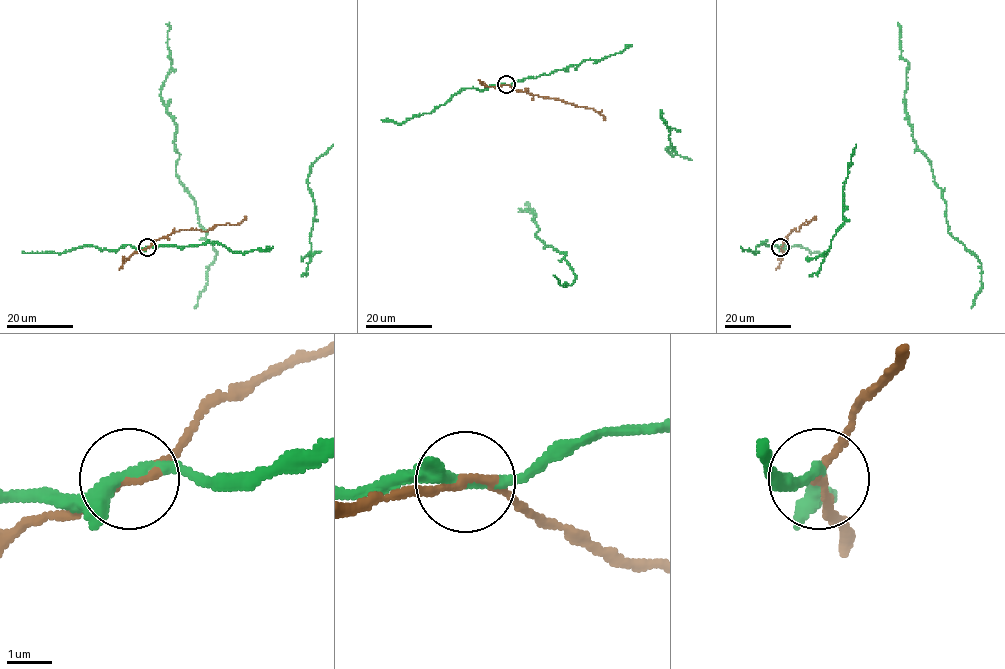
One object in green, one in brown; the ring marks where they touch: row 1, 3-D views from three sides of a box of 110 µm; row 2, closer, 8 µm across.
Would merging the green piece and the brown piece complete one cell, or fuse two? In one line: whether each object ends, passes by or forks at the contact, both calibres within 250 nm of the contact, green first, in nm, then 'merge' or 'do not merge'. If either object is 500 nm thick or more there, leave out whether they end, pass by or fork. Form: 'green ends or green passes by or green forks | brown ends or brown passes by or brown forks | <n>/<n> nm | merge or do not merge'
green passes by | brown passes by | 280/170 nm | do not merge

